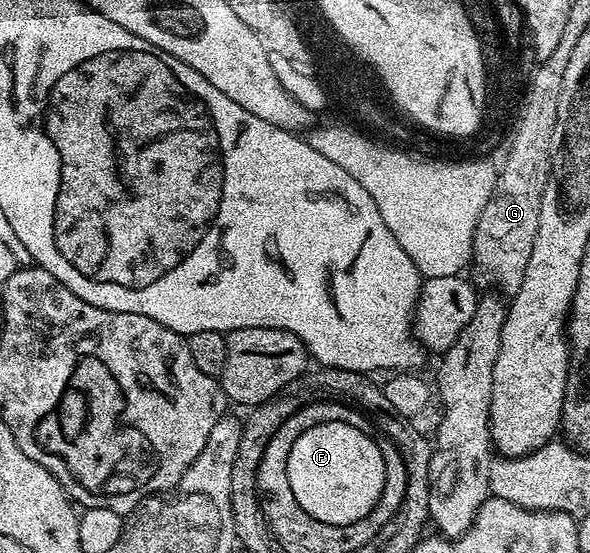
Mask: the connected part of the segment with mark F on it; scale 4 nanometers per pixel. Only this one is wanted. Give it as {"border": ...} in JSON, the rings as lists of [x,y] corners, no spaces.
{"border":[[[331,422],[312,427],[293,443],[288,457],[288,475],[293,496],[300,507],[324,523],[345,524],[364,519],[378,502],[385,487],[386,463],[379,442],[370,432],[363,432],[349,423]]]}

